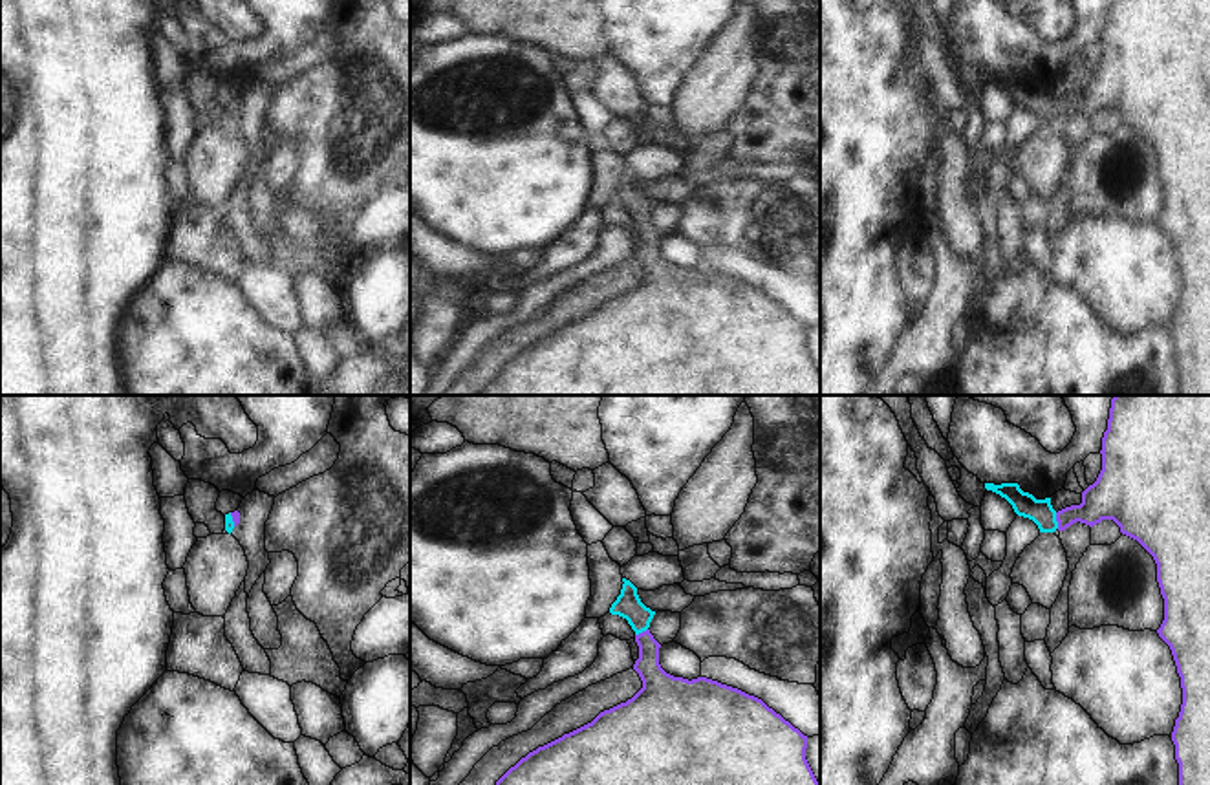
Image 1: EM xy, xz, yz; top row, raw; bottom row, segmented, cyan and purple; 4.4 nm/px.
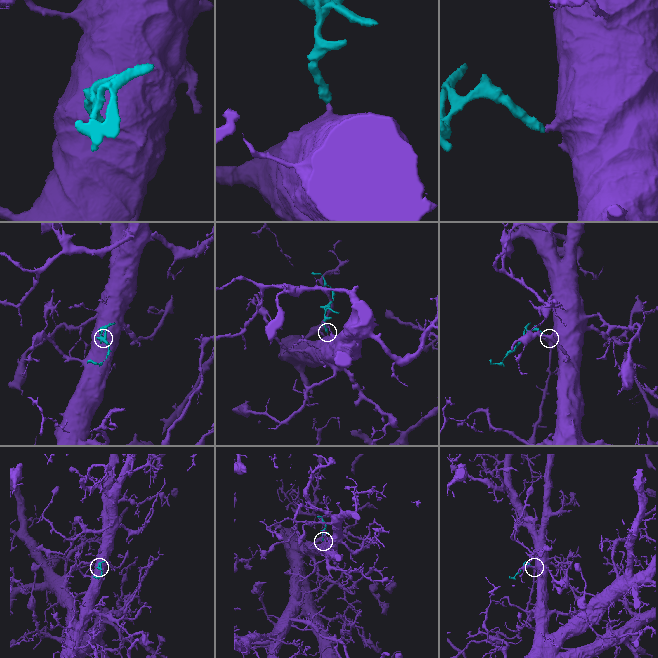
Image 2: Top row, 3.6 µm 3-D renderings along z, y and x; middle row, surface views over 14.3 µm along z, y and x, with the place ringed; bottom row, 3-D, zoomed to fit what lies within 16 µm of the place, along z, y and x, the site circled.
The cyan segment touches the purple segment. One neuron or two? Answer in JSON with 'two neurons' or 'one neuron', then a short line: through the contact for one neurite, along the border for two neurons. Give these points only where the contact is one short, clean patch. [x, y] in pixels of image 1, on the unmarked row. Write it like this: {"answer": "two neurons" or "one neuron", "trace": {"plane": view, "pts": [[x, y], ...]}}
{"answer": "one neuron", "trace": {"plane": "yz", "pts": [[1040, 101], [1055, 110], [1088, 103], [1106, 88]]}}

